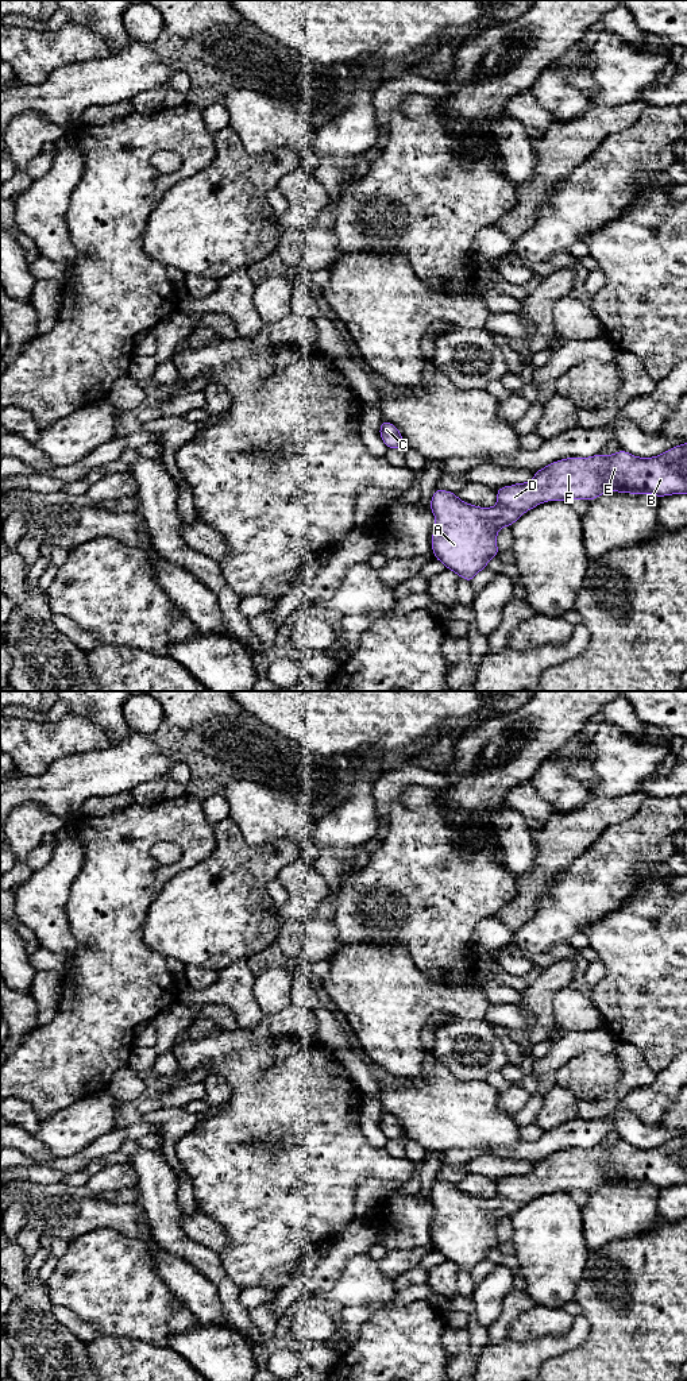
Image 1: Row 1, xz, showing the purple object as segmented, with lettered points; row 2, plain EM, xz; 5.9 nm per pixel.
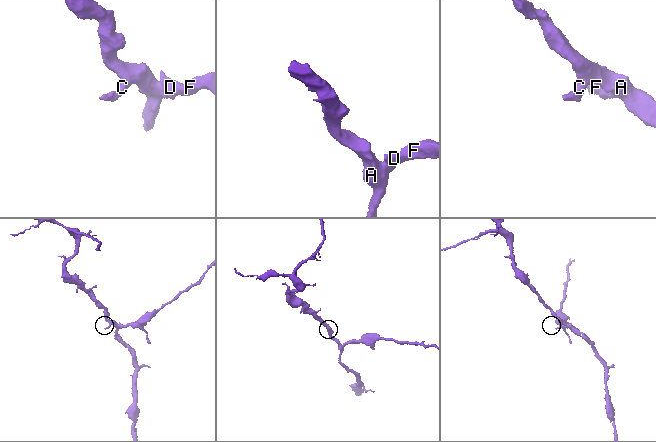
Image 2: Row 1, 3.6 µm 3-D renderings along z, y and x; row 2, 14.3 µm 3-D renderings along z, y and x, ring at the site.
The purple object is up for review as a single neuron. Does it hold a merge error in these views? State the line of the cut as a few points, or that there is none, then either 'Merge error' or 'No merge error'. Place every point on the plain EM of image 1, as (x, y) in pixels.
No split. No merge error

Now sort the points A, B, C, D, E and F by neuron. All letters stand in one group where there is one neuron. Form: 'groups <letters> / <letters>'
groups A B C D E F

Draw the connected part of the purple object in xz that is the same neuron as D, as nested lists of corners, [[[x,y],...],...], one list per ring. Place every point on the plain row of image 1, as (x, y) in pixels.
[[[687,1134],[679,1135],[653,1149],[638,1149],[624,1141],[606,1147],[595,1145],[590,1149],[571,1147],[552,1153],[534,1162],[532,1172],[502,1177],[497,1183],[494,1199],[467,1195],[454,1183],[435,1180],[431,1201],[436,1210],[432,1223],[432,1245],[447,1261],[456,1264],[468,1274],[497,1249],[497,1224],[502,1218],[512,1218],[524,1204],[548,1192],[571,1192],[575,1189],[593,1192],[603,1184],[653,1185],[659,1189],[687,1184]]]

